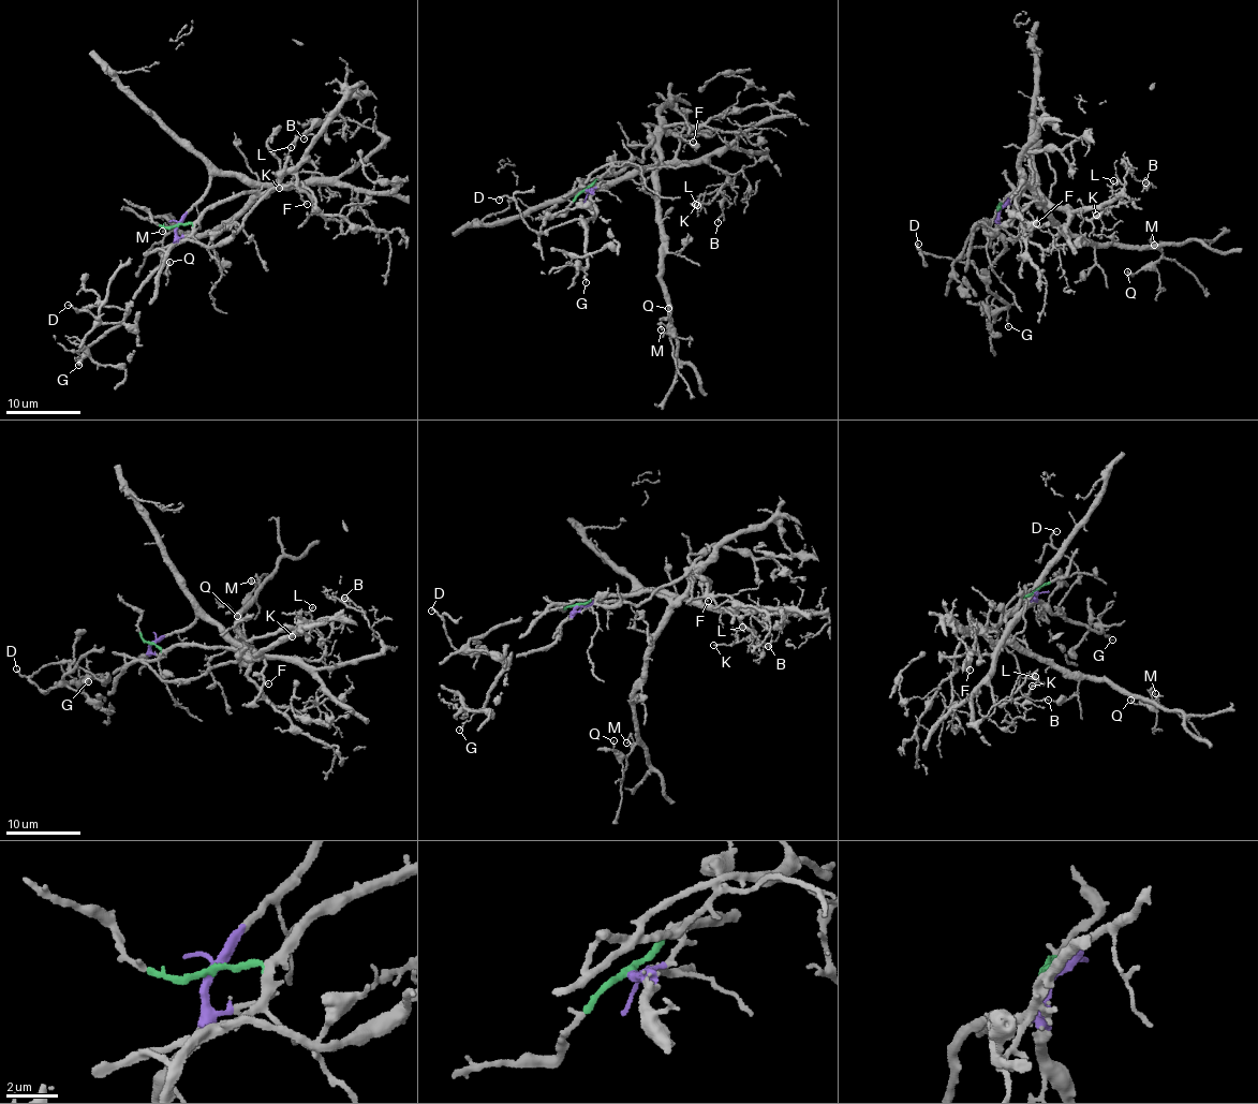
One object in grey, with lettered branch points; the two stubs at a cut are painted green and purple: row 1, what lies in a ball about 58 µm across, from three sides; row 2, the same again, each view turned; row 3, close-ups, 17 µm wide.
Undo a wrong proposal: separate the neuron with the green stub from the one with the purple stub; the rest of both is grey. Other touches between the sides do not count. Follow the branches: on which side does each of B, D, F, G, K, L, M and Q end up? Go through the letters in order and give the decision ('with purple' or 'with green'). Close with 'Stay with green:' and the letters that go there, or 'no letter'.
B: with purple
D: with purple
F: with purple
G: with purple
K: with purple
L: with purple
M: with green
Q: with green
Stay with green: M, Q

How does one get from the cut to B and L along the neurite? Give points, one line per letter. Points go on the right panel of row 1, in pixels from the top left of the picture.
B: (1000, 206), (1031, 174), (1047, 201), (1072, 212), (1122, 194), (1126, 167), (1145, 184)
L: (1000, 206), (1016, 196), (1031, 174), (1039, 178), (1047, 201), (1083, 218), (1101, 215), (1113, 180)

